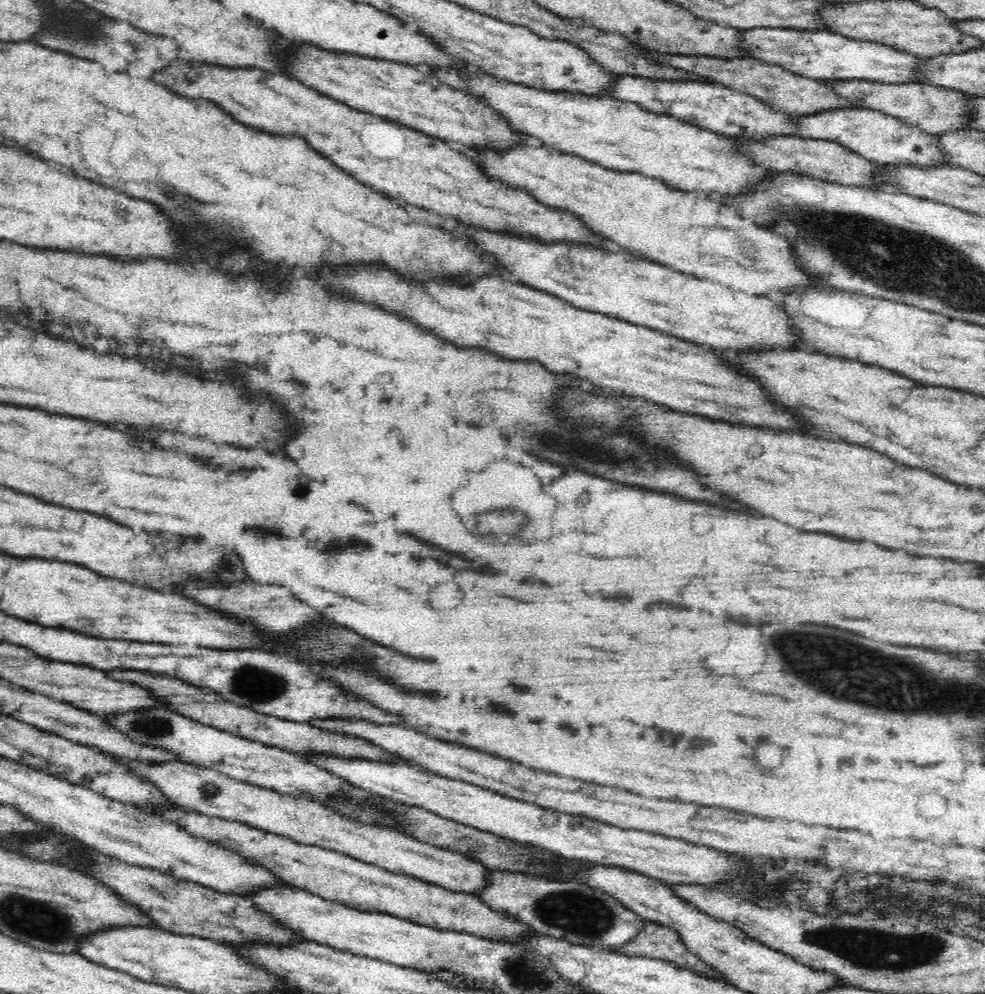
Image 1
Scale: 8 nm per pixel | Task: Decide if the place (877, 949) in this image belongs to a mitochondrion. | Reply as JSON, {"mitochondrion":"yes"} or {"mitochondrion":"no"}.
{"mitochondrion":"yes"}

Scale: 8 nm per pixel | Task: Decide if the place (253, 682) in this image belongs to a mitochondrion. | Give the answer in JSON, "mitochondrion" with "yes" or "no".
{"mitochondrion":"yes"}

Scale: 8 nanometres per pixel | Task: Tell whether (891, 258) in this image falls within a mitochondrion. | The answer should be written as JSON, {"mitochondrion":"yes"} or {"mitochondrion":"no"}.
{"mitochondrion":"yes"}

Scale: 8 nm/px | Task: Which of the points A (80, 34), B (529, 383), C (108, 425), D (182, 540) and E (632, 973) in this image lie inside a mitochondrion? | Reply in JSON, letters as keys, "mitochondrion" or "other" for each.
{"A":"mitochondrion","B":"other","C":"other","D":"other","E":"other"}

